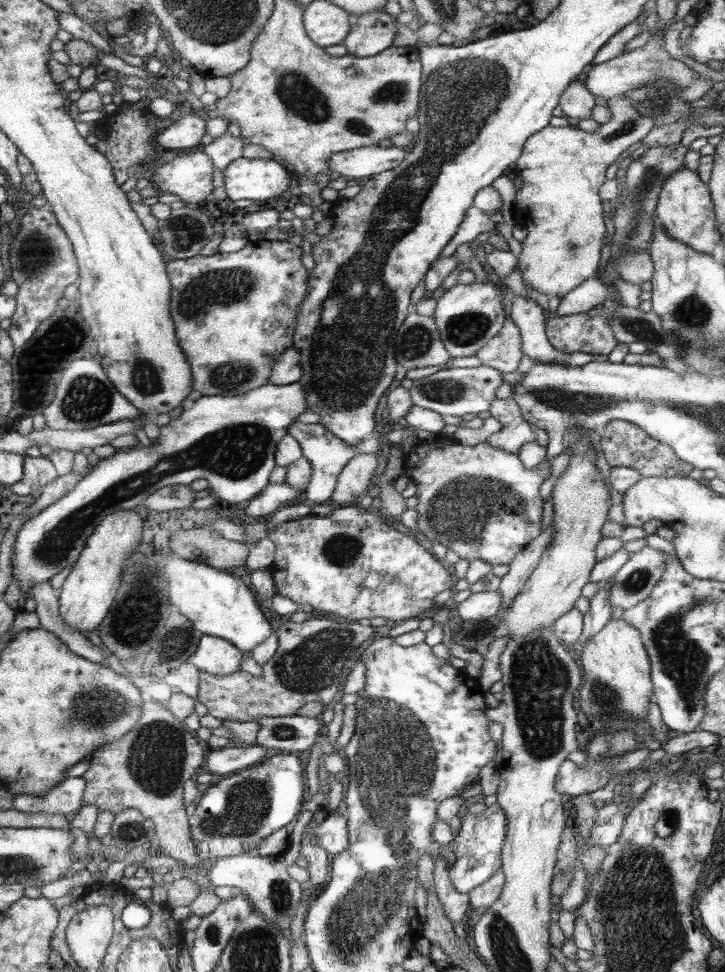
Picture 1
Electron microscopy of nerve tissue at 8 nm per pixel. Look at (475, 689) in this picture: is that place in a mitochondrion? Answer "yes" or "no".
no

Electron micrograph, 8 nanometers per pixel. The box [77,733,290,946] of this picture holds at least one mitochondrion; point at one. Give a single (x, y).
(248, 801)

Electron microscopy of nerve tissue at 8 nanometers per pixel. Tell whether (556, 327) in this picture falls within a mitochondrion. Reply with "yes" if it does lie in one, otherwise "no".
no

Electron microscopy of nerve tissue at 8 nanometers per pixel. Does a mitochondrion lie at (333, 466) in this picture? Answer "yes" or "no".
no

